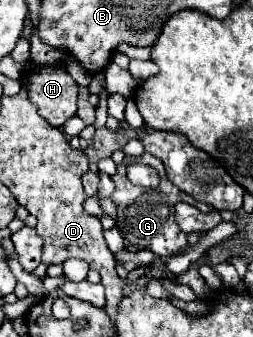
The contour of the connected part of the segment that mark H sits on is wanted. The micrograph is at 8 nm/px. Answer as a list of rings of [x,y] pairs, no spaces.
[[[36,65],[36,69],[30,71],[28,97],[38,107],[40,115],[44,119],[48,119],[48,123],[52,123],[54,127],[62,127],[64,121],[68,121],[70,117],[76,115],[76,93],[78,93],[76,81],[64,69],[60,69],[60,67]]]

